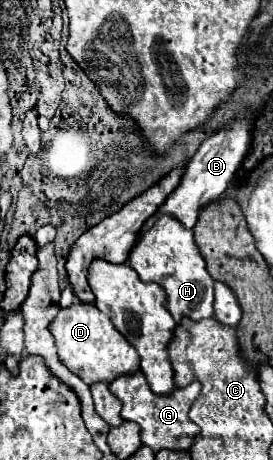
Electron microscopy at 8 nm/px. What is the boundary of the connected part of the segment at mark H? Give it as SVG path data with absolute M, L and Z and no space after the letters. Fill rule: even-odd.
M159 216L159 220L133 246L127 262L143 282L153 280L165 288L167 308L175 322L181 322L183 316L189 316L191 320L213 316L213 278L209 276L205 260L197 250L193 230L179 224L175 216Z

